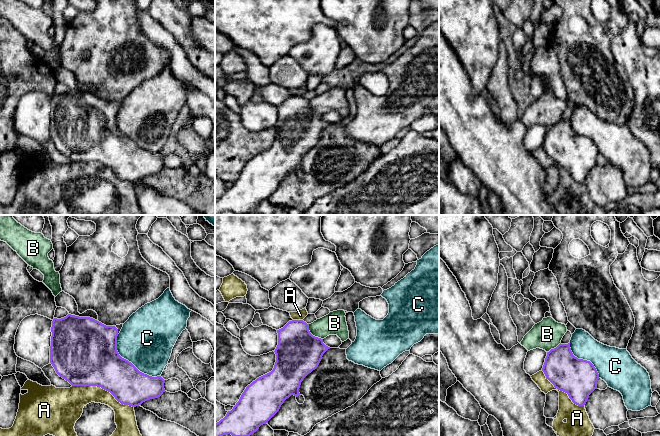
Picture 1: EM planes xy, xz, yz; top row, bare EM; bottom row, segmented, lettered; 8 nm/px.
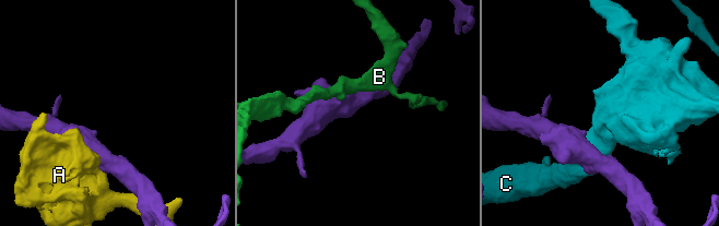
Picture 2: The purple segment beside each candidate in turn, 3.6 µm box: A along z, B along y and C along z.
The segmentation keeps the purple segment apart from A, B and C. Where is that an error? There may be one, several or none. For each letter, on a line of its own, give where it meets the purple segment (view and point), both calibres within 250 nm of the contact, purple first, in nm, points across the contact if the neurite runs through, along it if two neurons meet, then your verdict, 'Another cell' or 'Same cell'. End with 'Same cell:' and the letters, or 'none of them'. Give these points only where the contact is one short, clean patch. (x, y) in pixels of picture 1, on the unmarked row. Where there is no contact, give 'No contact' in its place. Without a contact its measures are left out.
A: Touches purple at xy (103, 164). Thickness 420 nm (purple) against 200 nm. Another cell
B: Touches purple at xz (311, 110). Thickness 360 nm (purple) against 180 nm. Another cell
C: Touches purple at xy (130, 138). Thickness 360 nm (purple) against 440 nm. Another cell
Same cell: none of them

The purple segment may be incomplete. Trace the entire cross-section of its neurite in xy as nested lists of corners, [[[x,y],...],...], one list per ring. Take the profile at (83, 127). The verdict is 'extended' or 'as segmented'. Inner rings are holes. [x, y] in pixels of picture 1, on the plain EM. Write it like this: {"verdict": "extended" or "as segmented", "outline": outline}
{"verdict": "extended", "outline": [[[71,90],[61,95],[54,94],[51,103],[50,139],[56,149],[72,162],[101,163],[110,168],[121,180],[136,183],[147,176],[160,173],[165,168],[165,156],[161,152],[152,153],[140,148],[131,138],[119,131],[117,112],[122,103],[123,100],[106,102],[93,94]]]}

